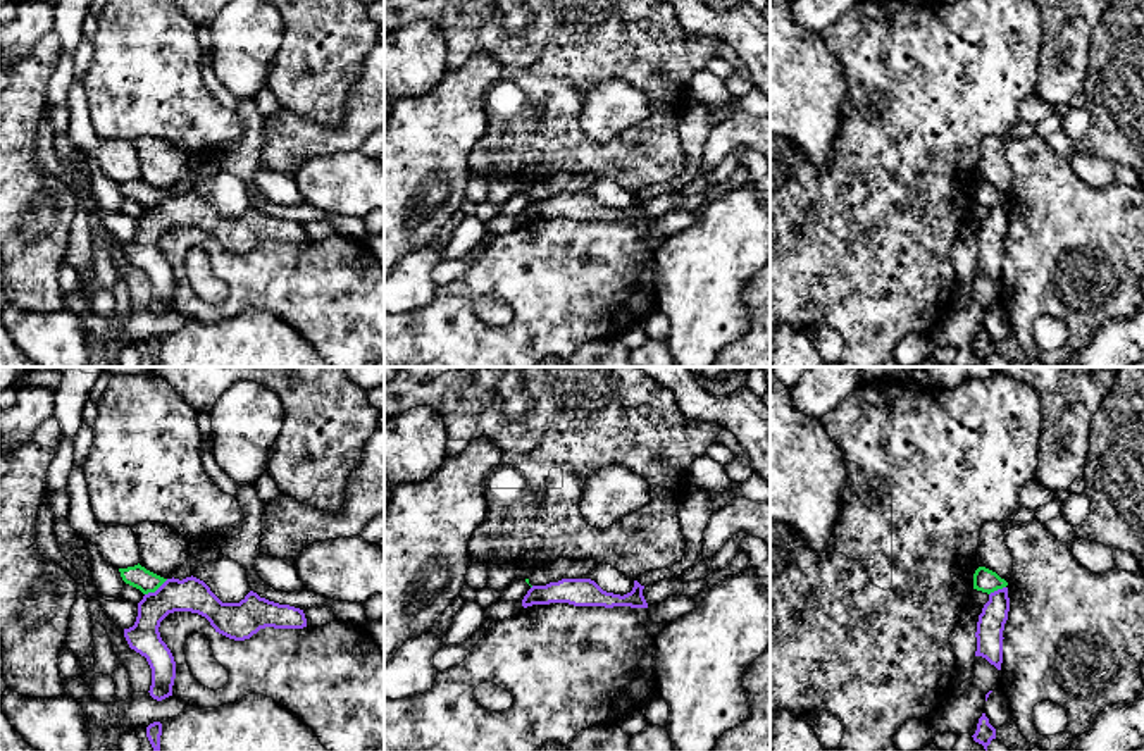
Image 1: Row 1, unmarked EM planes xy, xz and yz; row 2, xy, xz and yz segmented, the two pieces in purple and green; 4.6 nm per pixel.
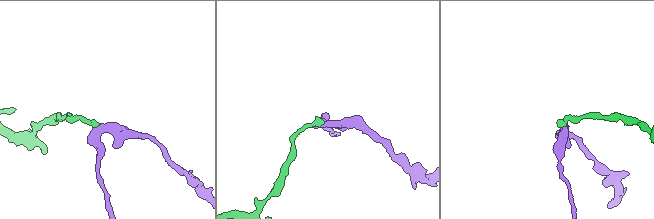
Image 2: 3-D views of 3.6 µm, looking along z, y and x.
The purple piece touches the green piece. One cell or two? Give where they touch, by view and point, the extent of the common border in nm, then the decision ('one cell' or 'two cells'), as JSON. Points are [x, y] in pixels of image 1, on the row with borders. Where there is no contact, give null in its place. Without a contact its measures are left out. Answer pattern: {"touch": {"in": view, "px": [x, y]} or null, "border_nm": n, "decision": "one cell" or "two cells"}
{"touch": {"in": "xy", "px": [157, 589]}, "border_nm": 130, "decision": "two cells"}

